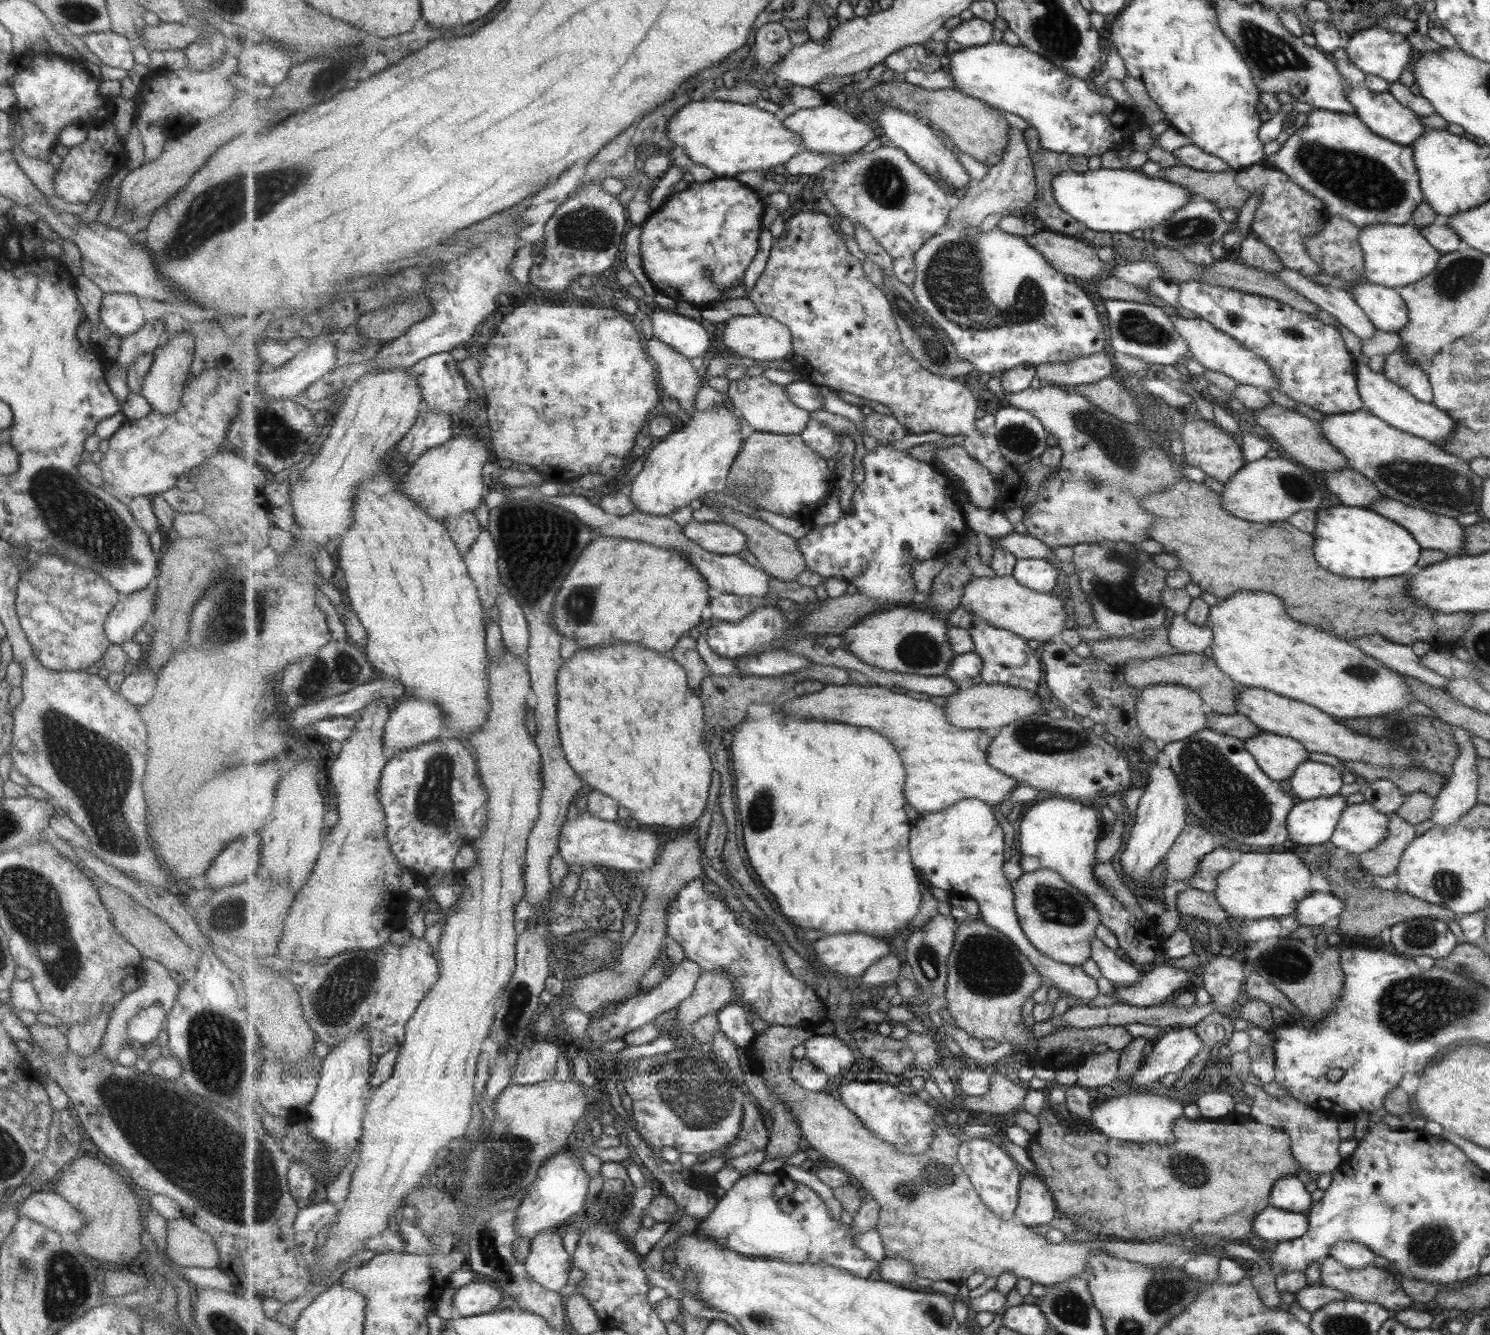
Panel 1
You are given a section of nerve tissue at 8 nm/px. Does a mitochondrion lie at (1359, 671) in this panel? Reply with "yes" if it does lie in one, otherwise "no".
yes

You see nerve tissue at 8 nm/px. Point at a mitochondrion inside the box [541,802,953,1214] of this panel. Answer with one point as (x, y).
(697, 1098)

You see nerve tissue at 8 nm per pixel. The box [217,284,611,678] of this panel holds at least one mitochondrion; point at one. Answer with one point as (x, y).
(532, 584)

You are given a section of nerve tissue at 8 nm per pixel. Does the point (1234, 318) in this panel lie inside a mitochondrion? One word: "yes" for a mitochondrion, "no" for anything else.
yes

